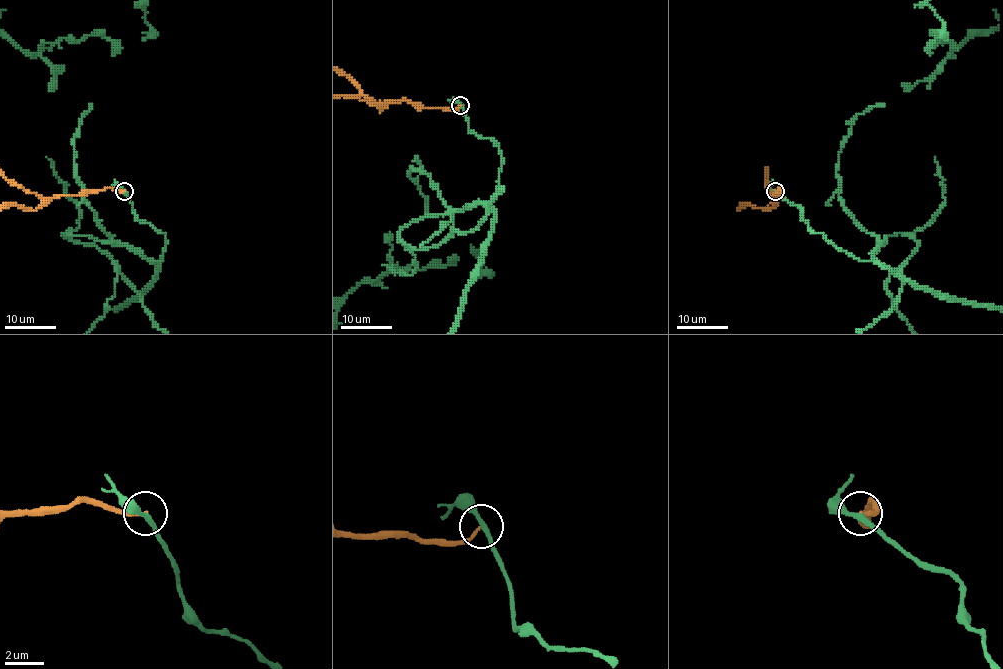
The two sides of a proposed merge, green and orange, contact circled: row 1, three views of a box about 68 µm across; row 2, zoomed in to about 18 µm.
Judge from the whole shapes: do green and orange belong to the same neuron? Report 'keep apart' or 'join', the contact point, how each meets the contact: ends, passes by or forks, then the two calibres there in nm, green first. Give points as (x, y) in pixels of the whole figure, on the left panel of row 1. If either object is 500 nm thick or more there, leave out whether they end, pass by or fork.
keep apart | (124, 191) | green passes by | orange ends | 260/160 nm

